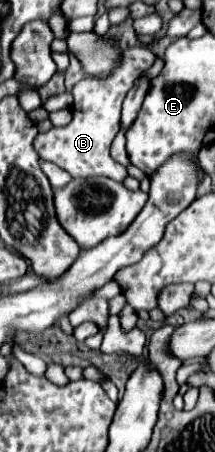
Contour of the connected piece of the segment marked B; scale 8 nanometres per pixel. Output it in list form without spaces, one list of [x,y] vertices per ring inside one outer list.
[[[131,47],[123,53],[123,63],[117,71],[111,71],[109,79],[97,81],[96,78],[86,77],[73,86],[71,94],[74,98],[73,119],[65,127],[51,127],[47,133],[39,133],[33,141],[35,151],[43,161],[51,161],[65,169],[71,177],[111,177],[115,181],[123,181],[127,177],[127,169],[117,163],[109,149],[119,133],[121,119],[121,103],[127,91],[133,87],[137,77],[153,65],[153,53],[147,47]]]

